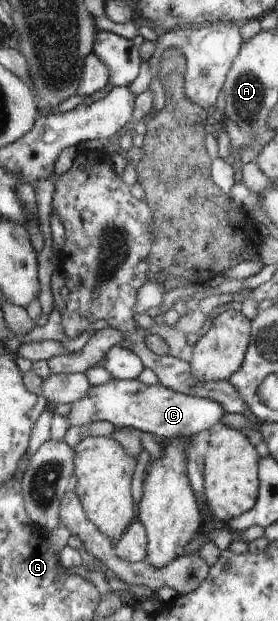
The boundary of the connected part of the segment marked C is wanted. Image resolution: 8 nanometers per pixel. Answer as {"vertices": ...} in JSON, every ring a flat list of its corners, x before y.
{"vertices":[[112,379,110,382,90,387,80,400,73,402,67,419,69,426,108,420,116,428,134,427,143,433,153,432,156,436,164,436,166,440,177,441,219,426,225,413,220,403,170,390,160,382,148,387,138,379]]}

